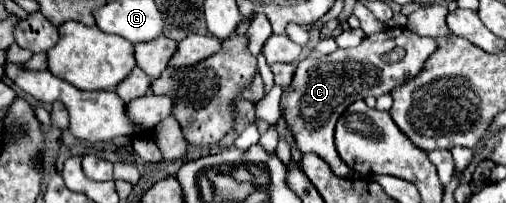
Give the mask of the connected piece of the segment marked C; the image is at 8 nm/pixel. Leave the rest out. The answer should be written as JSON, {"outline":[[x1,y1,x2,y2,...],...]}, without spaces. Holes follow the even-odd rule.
{"outline":[[387,28,379,34,367,36,357,48,347,48,341,50,337,48,333,54,327,56,307,56,297,64,293,82,289,90,283,92,281,96,281,110,283,110,283,120,287,122,287,130,293,134,297,150,301,154,317,154,321,160,325,160,335,176,347,178,351,170,341,162,331,128,335,128,339,116,347,110,349,104,355,100,365,100,367,96,381,96,393,90,393,86,399,86,401,82,409,80,417,70,421,70,425,58,435,50,435,42,431,38,421,38,413,34,409,28],[401,46,407,50,407,56,393,64,387,66,381,62,381,54,389,52,391,48]]}

